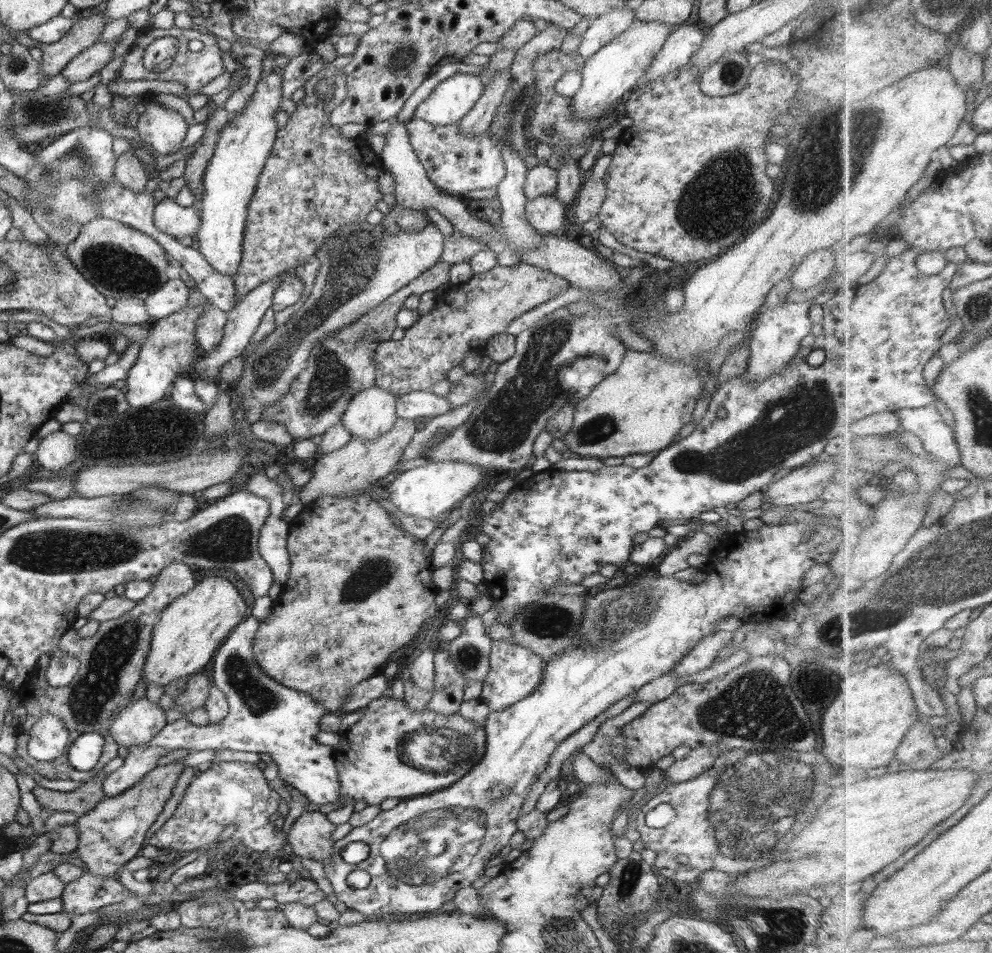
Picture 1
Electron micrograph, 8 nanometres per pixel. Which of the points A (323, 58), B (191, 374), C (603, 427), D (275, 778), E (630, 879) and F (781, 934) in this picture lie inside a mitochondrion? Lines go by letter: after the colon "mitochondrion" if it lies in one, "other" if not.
A: other
B: other
C: mitochondrion
D: other
E: mitochondrion
F: mitochondrion

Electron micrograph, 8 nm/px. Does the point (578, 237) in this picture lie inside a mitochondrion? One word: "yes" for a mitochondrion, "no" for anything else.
no

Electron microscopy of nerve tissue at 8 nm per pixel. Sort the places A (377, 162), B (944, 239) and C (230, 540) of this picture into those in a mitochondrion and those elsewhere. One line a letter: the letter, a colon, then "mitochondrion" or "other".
A: other
B: other
C: mitochondrion

